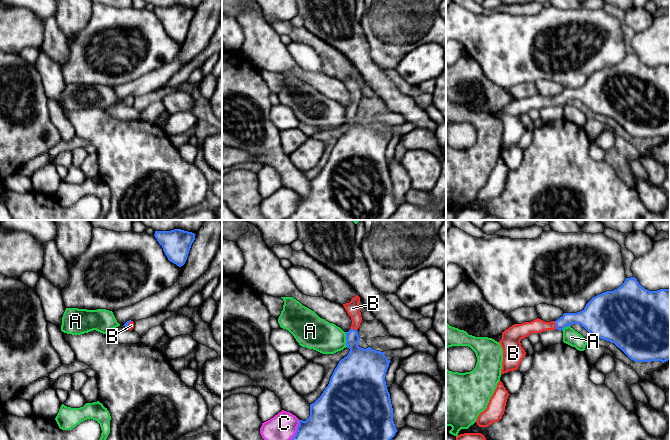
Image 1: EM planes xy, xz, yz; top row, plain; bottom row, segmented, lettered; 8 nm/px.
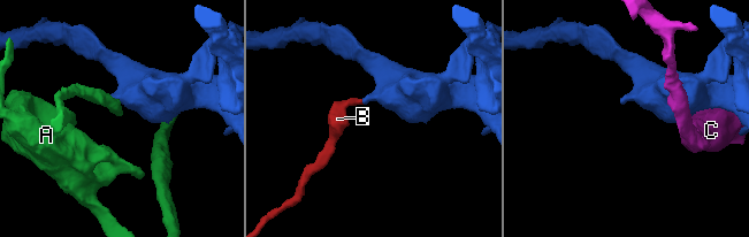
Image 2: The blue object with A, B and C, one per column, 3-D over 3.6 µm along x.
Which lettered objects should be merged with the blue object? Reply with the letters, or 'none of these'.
B

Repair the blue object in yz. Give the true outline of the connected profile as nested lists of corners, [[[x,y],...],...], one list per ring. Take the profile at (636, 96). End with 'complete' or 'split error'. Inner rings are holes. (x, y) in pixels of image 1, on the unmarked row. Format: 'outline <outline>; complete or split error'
outline [[[631,53],[626,54],[624,59],[617,65],[593,73],[580,88],[564,89],[562,93],[551,98],[545,98],[537,94],[531,98],[514,100],[502,108],[502,114],[499,117],[503,125],[501,151],[518,145],[522,135],[526,131],[520,119],[523,114],[528,113],[531,109],[541,109],[555,105],[563,106],[572,100],[580,100],[594,113],[614,119],[635,138],[661,137],[664,139],[670,136],[670,65],[649,67],[642,63],[635,53]]]; split error

